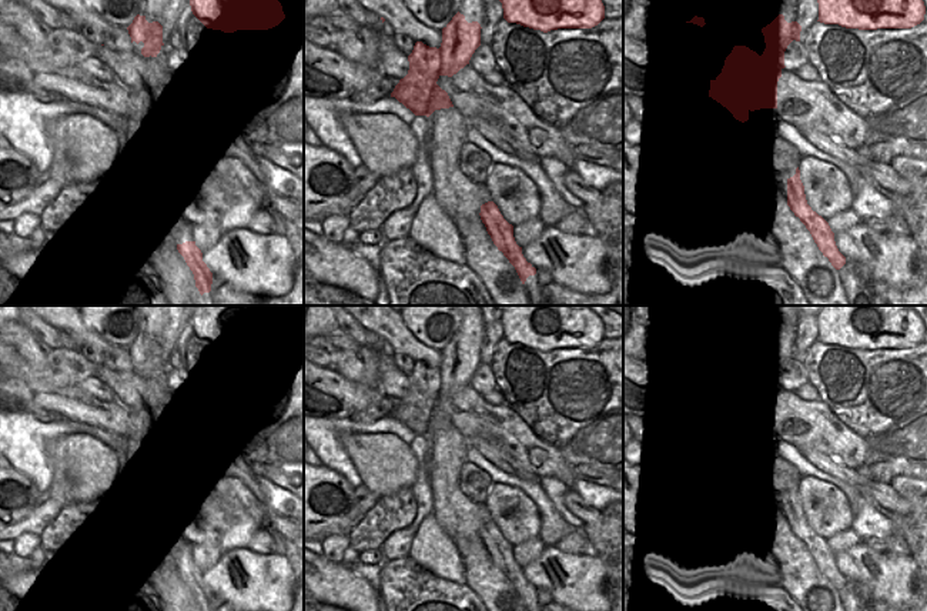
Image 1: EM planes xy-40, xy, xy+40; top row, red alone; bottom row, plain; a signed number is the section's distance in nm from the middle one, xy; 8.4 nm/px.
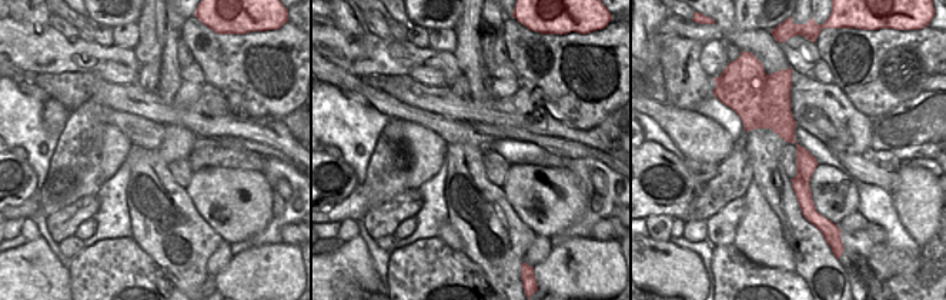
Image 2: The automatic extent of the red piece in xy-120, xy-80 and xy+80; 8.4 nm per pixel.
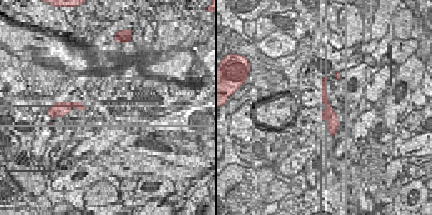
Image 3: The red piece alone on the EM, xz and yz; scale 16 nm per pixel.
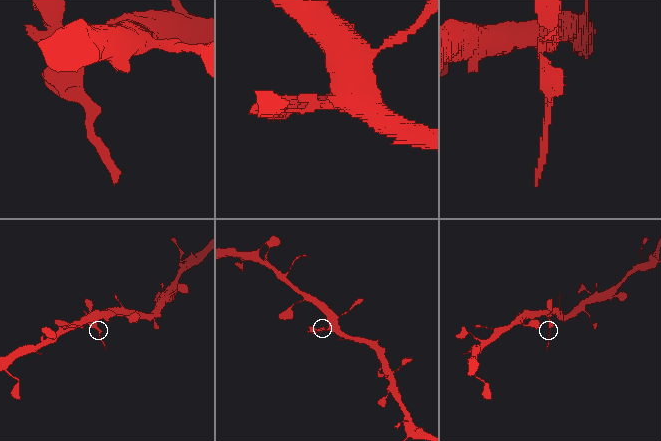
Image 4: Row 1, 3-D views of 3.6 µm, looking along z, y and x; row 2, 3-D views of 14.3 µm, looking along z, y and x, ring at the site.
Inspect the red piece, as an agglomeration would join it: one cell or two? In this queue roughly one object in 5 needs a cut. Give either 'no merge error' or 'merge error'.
merge error

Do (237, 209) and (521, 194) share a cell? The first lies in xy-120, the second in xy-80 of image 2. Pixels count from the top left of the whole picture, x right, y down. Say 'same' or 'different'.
same

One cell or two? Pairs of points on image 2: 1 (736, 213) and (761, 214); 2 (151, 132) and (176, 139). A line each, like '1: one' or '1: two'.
1: two
2: two

